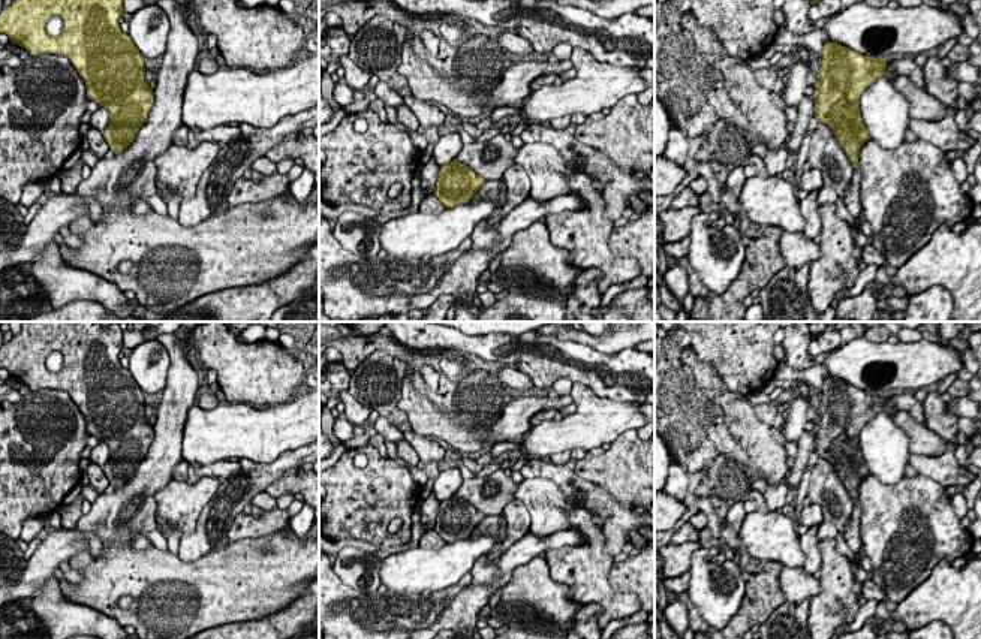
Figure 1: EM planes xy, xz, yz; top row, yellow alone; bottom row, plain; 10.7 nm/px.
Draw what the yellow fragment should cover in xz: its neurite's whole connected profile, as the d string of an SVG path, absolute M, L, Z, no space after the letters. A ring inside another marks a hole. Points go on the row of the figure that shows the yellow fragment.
M454 159L440 166L433 195L446 208L452 208L470 202L484 183L482 177L478 177L469 166Z

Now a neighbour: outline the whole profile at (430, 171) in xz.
M431 156L431 159L422 166L422 172L421 172L421 181L425 180L427 181L427 187L424 192L424 196L430 196L434 193L434 187L439 178L439 169L440 166L437 165L437 162L434 160L434 157Z

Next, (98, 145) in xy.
M90 127L85 136L88 139L88 150L96 154L97 159L103 159L109 150L109 145L105 141L103 135L97 129Z

